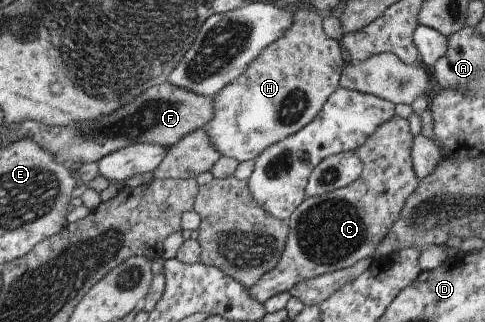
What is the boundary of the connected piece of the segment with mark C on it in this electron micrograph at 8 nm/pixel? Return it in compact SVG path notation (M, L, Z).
M394 116L390 121L382 123L374 135L366 139L362 147L356 148L356 155L362 160L362 175L350 185L344 186L336 191L326 193L316 197L305 197L304 201L296 207L288 219L289 233L286 240L284 253L278 261L278 265L262 275L256 285L249 287L250 295L264 303L274 295L282 292L292 291L302 281L320 277L339 269L349 268L356 265L359 261L366 258L372 258L380 241L388 235L392 229L394 221L400 217L408 197L416 191L419 179L412 167L412 146L414 138L410 131L410 124L407 119L400 116Z

